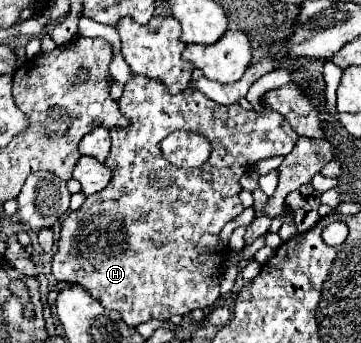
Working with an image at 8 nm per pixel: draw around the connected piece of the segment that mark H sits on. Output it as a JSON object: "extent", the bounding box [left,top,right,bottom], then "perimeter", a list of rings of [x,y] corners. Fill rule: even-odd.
{"extent":[51,73,297,327],"perimeter":[[[131,73],[131,79],[125,83],[119,109],[123,117],[127,117],[129,125],[113,127],[109,131],[113,145],[105,165],[113,171],[113,179],[103,191],[87,197],[81,209],[65,215],[57,253],[51,261],[51,273],[57,281],[79,283],[109,309],[121,311],[127,325],[137,327],[149,319],[167,321],[171,315],[187,315],[197,307],[205,309],[219,299],[221,265],[229,255],[229,247],[221,243],[219,233],[227,221],[241,215],[245,209],[239,201],[239,193],[243,189],[239,179],[259,159],[289,155],[297,141],[297,133],[279,113],[271,111],[269,107],[265,107],[265,111],[259,115],[257,111],[245,111],[239,103],[213,103],[195,89],[185,89],[179,95],[171,95],[161,81],[135,73]],[[177,129],[195,131],[209,137],[213,153],[203,167],[179,169],[163,159],[157,145]]]}

